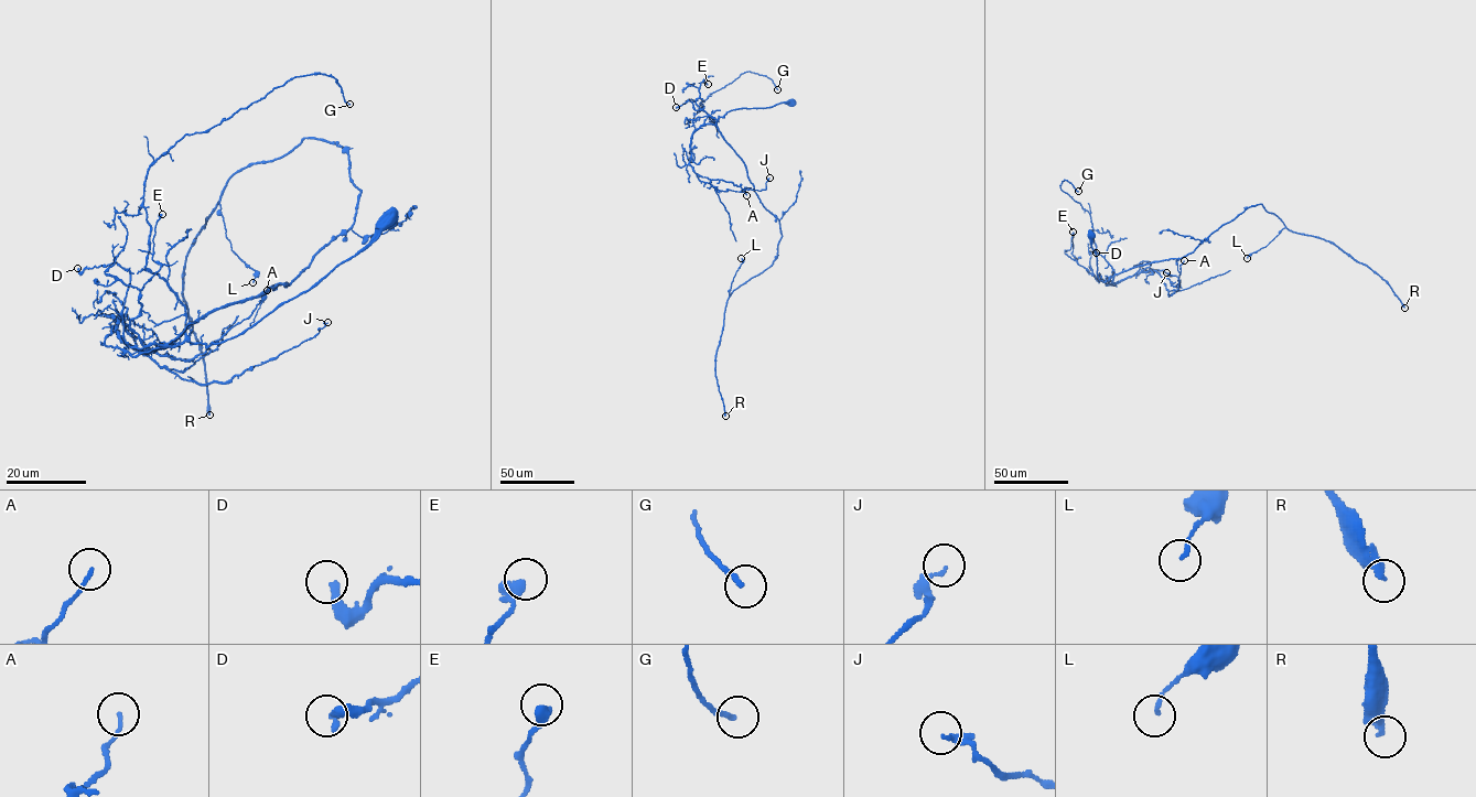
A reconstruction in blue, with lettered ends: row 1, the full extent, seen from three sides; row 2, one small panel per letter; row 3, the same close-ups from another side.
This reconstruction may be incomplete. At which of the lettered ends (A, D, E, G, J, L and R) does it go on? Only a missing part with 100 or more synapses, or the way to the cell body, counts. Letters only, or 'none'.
R

